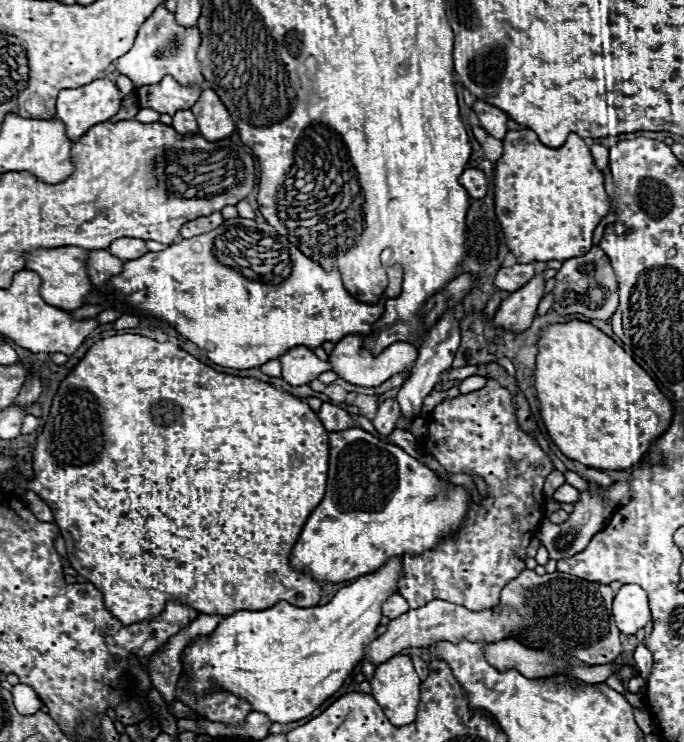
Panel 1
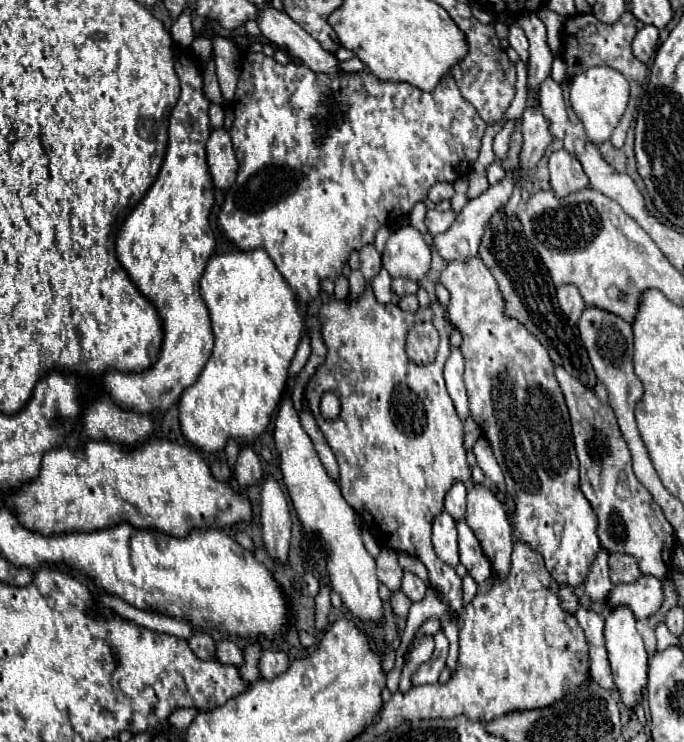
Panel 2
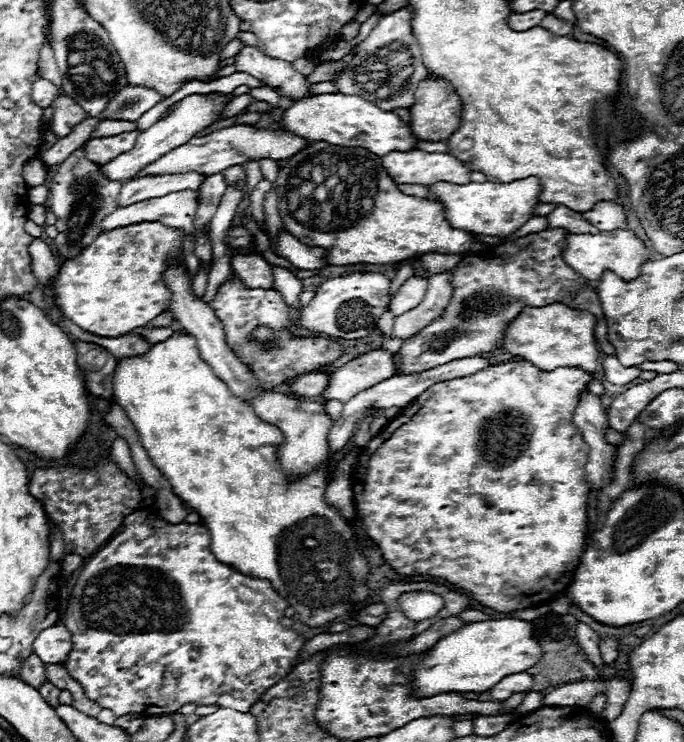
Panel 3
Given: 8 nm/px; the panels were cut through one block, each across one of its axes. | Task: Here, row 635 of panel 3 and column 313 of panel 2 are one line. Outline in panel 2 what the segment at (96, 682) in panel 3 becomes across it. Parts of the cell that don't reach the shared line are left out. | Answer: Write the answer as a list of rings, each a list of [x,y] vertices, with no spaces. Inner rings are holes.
[[[262,52],[260,54],[248,54],[244,58],[232,106],[234,106],[236,118],[234,118],[234,126],[230,130],[230,138],[232,138],[240,168],[238,168],[238,178],[236,178],[234,186],[226,192],[226,200],[224,200],[224,206],[222,206],[220,216],[218,216],[218,226],[222,228],[226,238],[240,250],[264,248],[268,252],[268,256],[274,260],[280,274],[294,288],[302,306],[318,296],[320,282],[324,278],[336,280],[342,274],[342,268],[348,262],[348,256],[352,250],[360,250],[366,244],[374,242],[374,234],[378,232],[380,226],[392,224],[400,216],[408,216],[412,212],[414,204],[420,202],[422,198],[426,198],[428,188],[432,184],[452,182],[452,174],[456,178],[466,176],[478,158],[480,142],[482,142],[482,136],[486,132],[484,120],[478,116],[476,108],[460,94],[458,86],[454,84],[452,74],[446,74],[438,82],[434,92],[422,92],[422,90],[408,86],[404,82],[384,82],[366,70],[338,72],[336,76],[328,76],[322,72],[312,72],[306,64],[288,62],[284,66],[284,64],[278,64],[274,58],[264,56]]]

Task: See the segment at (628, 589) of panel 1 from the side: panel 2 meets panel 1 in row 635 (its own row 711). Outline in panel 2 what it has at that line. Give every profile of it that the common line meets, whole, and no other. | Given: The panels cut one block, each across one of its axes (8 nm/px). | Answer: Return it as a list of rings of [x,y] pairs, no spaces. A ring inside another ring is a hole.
[[[616,608],[606,616],[606,628],[604,628],[604,638],[606,638],[606,650],[608,650],[608,660],[614,676],[614,686],[620,696],[620,702],[626,712],[632,712],[638,702],[642,692],[646,690],[646,662],[648,654],[642,642],[642,636],[636,632],[636,618],[628,608]]]

